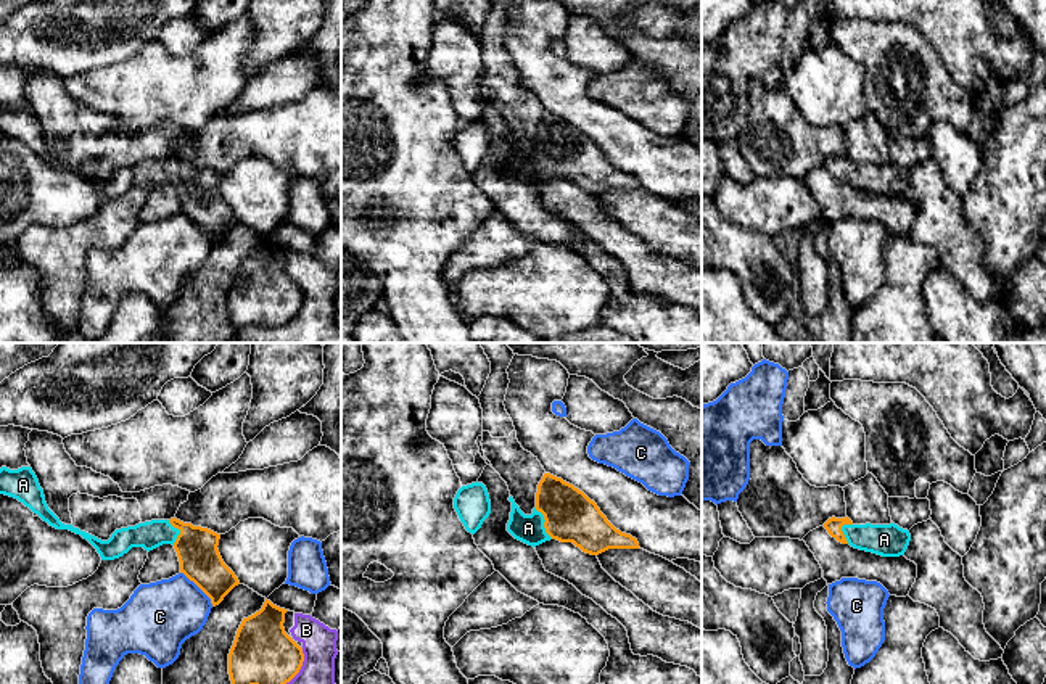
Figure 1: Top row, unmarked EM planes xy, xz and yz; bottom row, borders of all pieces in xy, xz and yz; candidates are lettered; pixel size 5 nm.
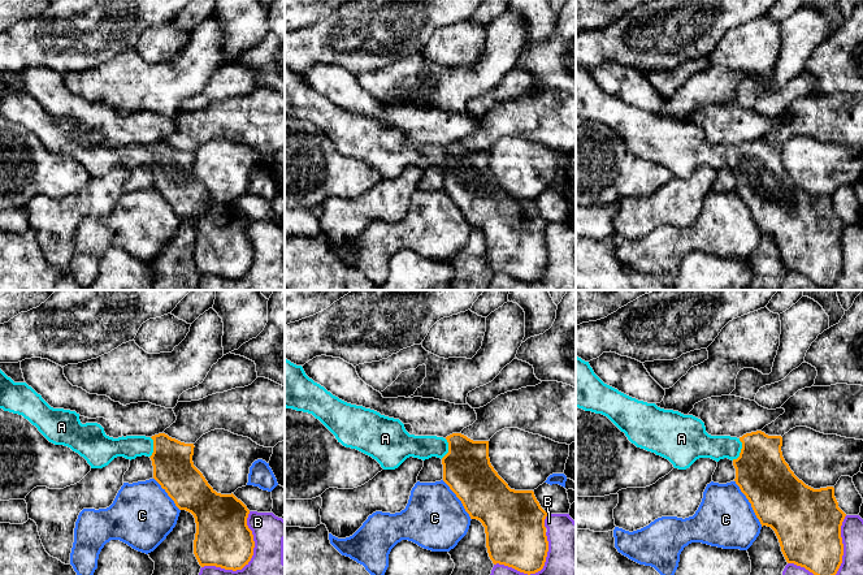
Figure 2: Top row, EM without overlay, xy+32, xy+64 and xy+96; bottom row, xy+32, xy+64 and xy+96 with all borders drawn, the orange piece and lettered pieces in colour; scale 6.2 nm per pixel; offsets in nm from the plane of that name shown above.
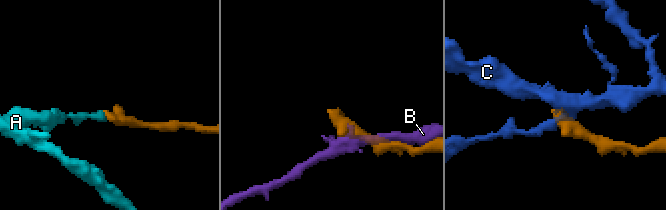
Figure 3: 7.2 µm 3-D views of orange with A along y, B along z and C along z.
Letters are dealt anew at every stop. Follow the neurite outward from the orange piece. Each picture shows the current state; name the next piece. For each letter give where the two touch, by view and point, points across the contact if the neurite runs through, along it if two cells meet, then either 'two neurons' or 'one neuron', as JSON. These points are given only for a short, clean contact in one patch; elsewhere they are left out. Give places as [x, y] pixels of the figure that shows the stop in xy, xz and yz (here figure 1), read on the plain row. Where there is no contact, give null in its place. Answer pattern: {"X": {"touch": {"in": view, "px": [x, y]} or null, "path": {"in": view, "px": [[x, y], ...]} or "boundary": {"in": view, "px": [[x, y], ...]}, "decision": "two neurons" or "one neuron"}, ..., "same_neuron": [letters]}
{"A": {"touch": {"in": "xz", "px": [544, 163]}, "path": {"in": "xz", "px": [[570, 155], [555, 155], [544, 163], [528, 168]]}, "decision": "one neuron"}, "B": {"touch": {"in": "xy", "px": [279, 325]}, "decision": "two neurons"}, "C": {"touch": {"in": "xy", "px": [198, 226]}, "decision": "two neurons"}, "same_neuron": ["A"]}

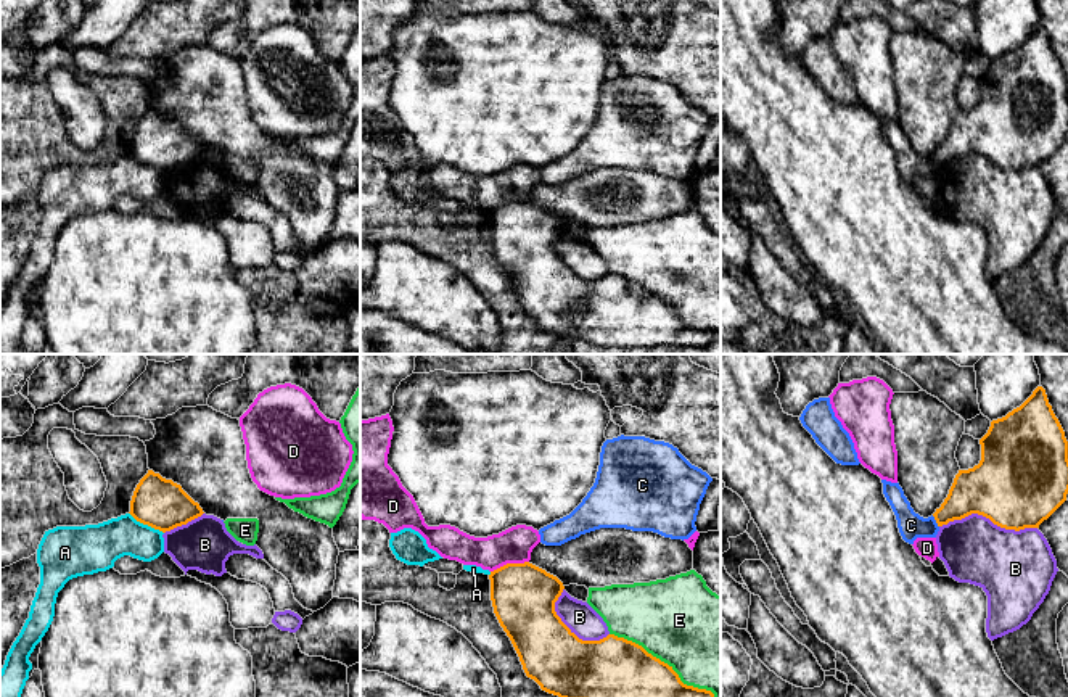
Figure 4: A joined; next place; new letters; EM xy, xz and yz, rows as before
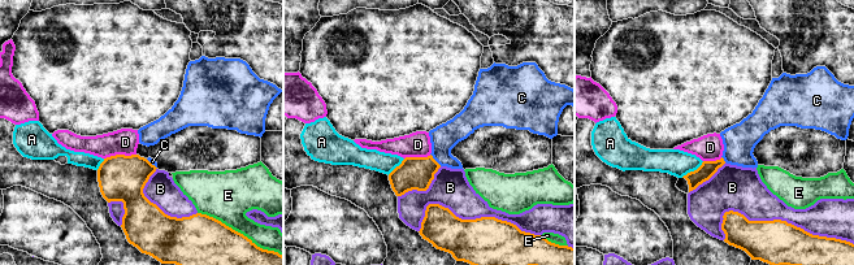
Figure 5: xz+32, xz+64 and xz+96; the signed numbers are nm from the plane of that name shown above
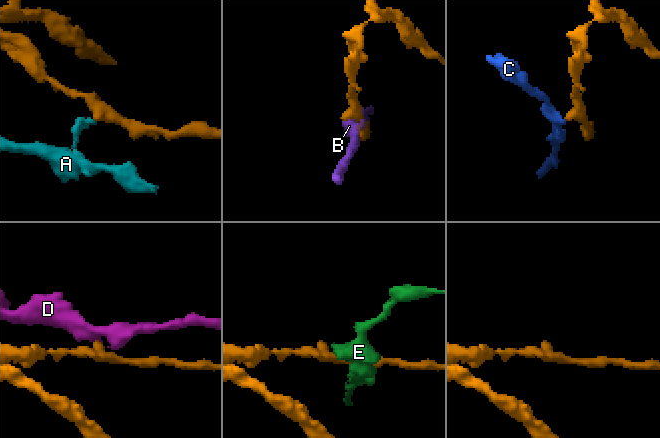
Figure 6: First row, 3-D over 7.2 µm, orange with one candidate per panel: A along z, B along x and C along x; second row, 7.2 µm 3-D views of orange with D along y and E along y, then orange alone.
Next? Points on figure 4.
{"A": {"touch": {"in": "xy", "px": [147, 163]}, "boundary": {"in": "xy", "px": [[129, 152], [137, 160], [163, 173]]}, "decision": "two neurons"}, "B": {"touch": {"in": "yz", "px": [988, 156]}, "decision": "two neurons"}, "C": {"touch": {"in": "yz", "px": [936, 161]}, "boundary": {"in": "yz", "px": [[932, 155], [938, 166]]}, "decision": "two neurons"}, "D": {"touch": {"in": "xz", "px": [509, 203]}, "boundary": {"in": "xz", "px": [[528, 200], [504, 203], [491, 211]]}, "decision": "two neurons"}, "E": {"touch": {"in": "xz", "px": [663, 301]}, "decision": "two neurons"}, "same_neuron": []}

